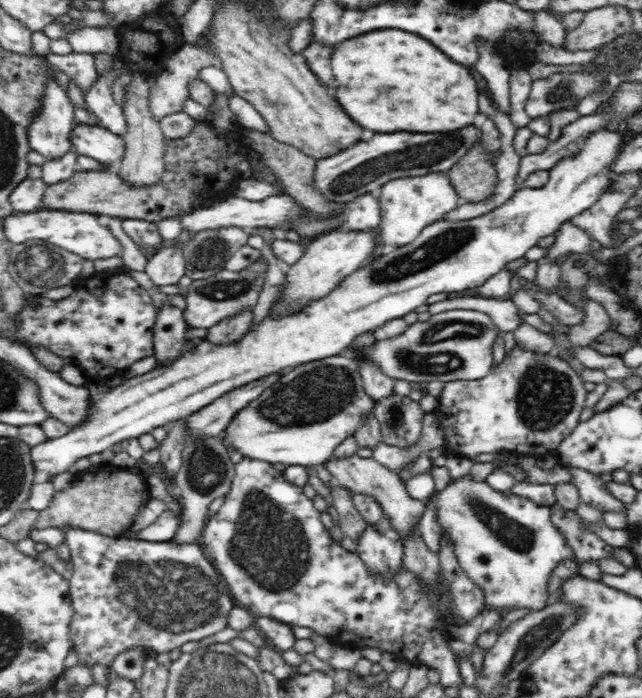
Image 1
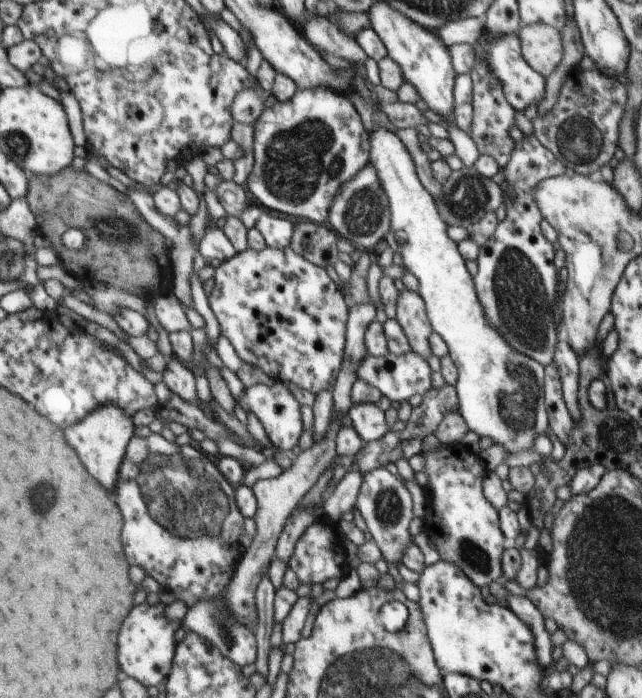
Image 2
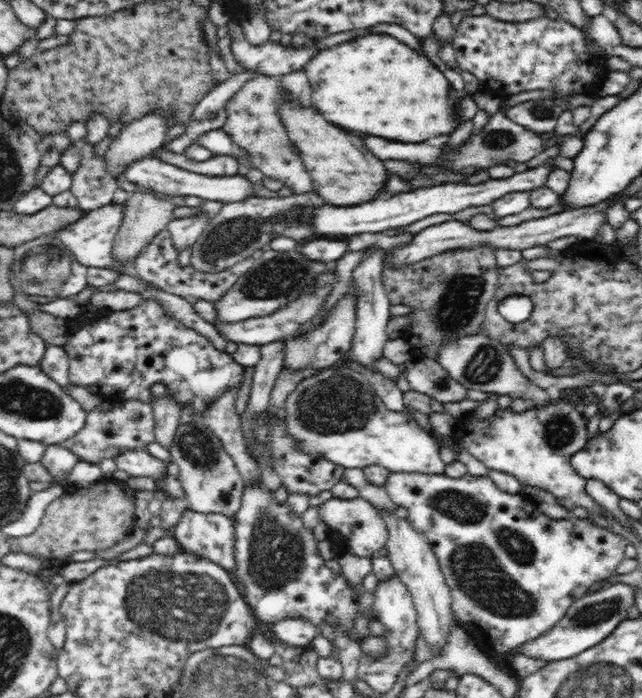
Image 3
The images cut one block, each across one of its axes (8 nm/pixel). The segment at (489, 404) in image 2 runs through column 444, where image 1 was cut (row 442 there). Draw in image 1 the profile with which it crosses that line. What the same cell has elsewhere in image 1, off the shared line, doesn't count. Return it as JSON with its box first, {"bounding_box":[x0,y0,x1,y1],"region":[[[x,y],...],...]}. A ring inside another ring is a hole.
{"bounding_box":[220,353,375,467],"region":[[[345,353],[320,361],[307,362],[290,369],[288,374],[278,378],[276,384],[272,384],[246,408],[234,414],[220,439],[228,450],[236,448],[244,457],[250,459],[286,464],[286,466],[316,467],[333,456],[334,450],[342,440],[346,440],[348,436],[355,436],[360,424],[364,424],[366,416],[373,412],[375,403],[374,399],[368,397],[364,391],[358,361]]]}

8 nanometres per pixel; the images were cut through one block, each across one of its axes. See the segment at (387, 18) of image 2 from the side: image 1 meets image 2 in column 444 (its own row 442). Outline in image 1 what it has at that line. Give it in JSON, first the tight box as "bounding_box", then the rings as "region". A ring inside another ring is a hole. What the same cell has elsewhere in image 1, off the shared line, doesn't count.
{"bounding_box":[30,128,626,476],"region":[[[604,128],[590,134],[578,154],[566,156],[549,170],[546,186],[518,188],[505,204],[471,220],[443,219],[431,223],[406,246],[388,249],[342,278],[340,286],[324,298],[286,316],[269,313],[258,324],[252,324],[248,333],[234,344],[214,344],[205,337],[196,340],[199,345],[194,350],[186,349],[185,345],[183,354],[174,363],[157,364],[151,371],[124,379],[118,386],[105,388],[103,384],[86,381],[83,386],[90,391],[90,412],[86,414],[86,420],[60,438],[50,438],[32,446],[30,457],[34,470],[56,476],[68,470],[79,458],[117,449],[117,444],[124,440],[138,439],[140,434],[148,434],[158,426],[166,427],[180,418],[185,419],[247,382],[307,362],[345,354],[351,350],[357,336],[414,312],[418,306],[427,304],[426,300],[432,294],[482,286],[509,262],[522,258],[540,238],[554,235],[562,224],[597,203],[614,179],[610,166],[625,148],[625,143],[626,136],[622,132]]]}

